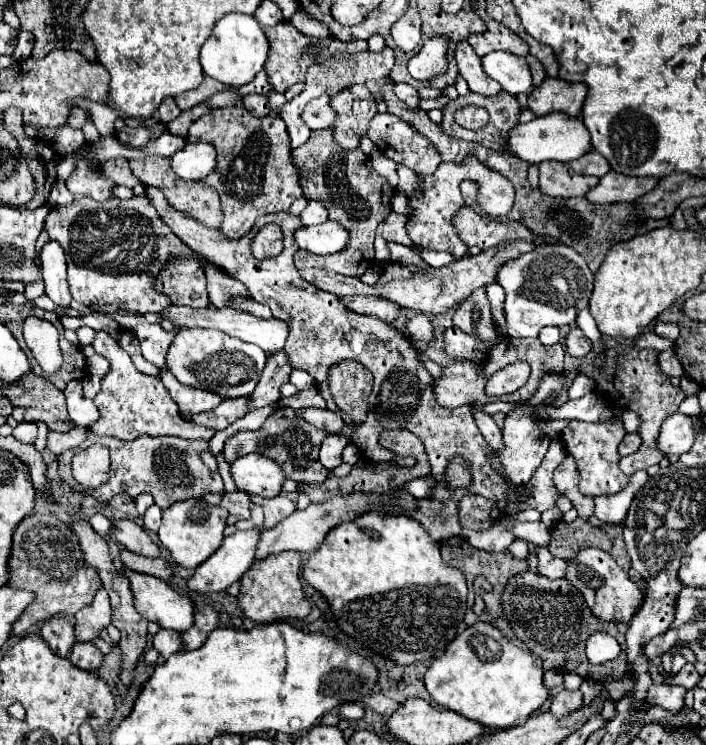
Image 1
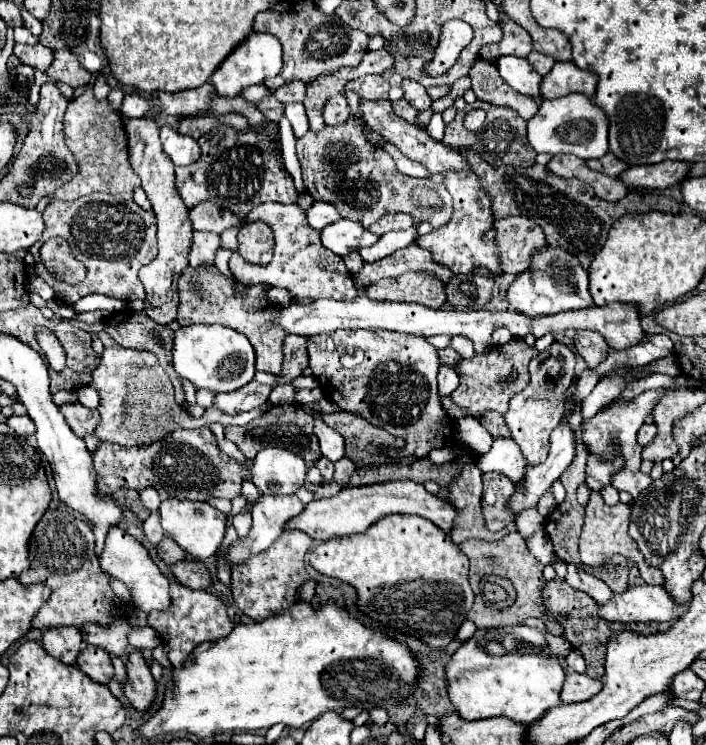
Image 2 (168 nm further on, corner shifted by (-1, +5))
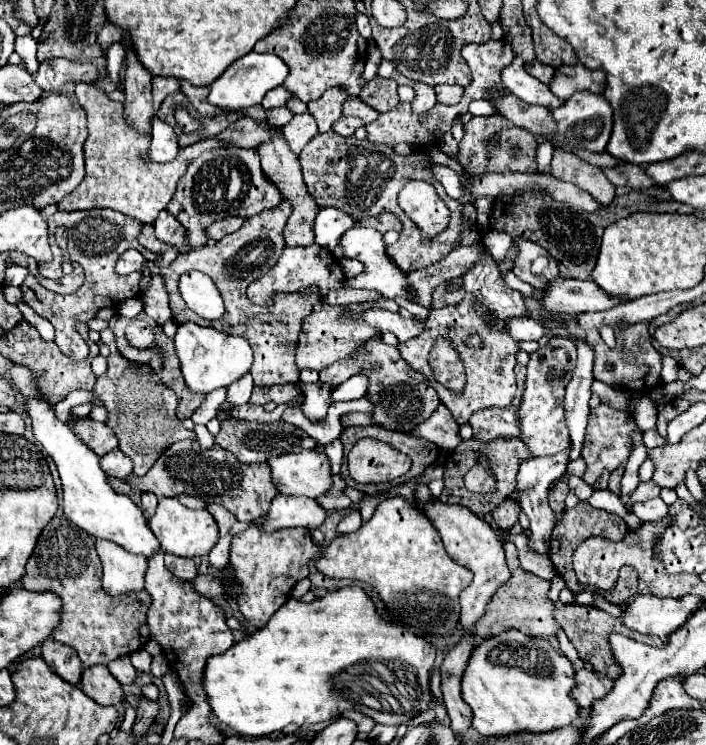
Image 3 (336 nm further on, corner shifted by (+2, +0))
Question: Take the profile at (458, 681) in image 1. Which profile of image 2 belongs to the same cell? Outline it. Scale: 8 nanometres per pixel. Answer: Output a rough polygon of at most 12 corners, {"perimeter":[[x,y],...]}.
{"perimeter":[[484,628],[446,664],[466,720],[518,724],[560,704],[564,670],[506,652],[530,628]]}

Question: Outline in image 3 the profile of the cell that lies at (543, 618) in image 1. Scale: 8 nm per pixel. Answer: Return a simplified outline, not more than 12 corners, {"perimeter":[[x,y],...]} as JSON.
{"perimeter":[[563,605],[555,609],[579,657],[613,679],[621,667],[609,649],[611,633],[651,647],[659,637],[641,635],[605,611]]}

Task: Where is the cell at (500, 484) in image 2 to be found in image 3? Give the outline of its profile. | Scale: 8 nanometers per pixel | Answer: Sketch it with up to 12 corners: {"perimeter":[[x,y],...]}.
{"perimeter":[[505,499],[491,515],[501,529],[517,523],[519,505]]}

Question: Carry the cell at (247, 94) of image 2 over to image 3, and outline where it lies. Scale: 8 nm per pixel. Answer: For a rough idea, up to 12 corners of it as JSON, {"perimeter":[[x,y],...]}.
{"perimeter":[[281,87],[269,91],[261,105],[263,109],[283,107],[293,95]]}

